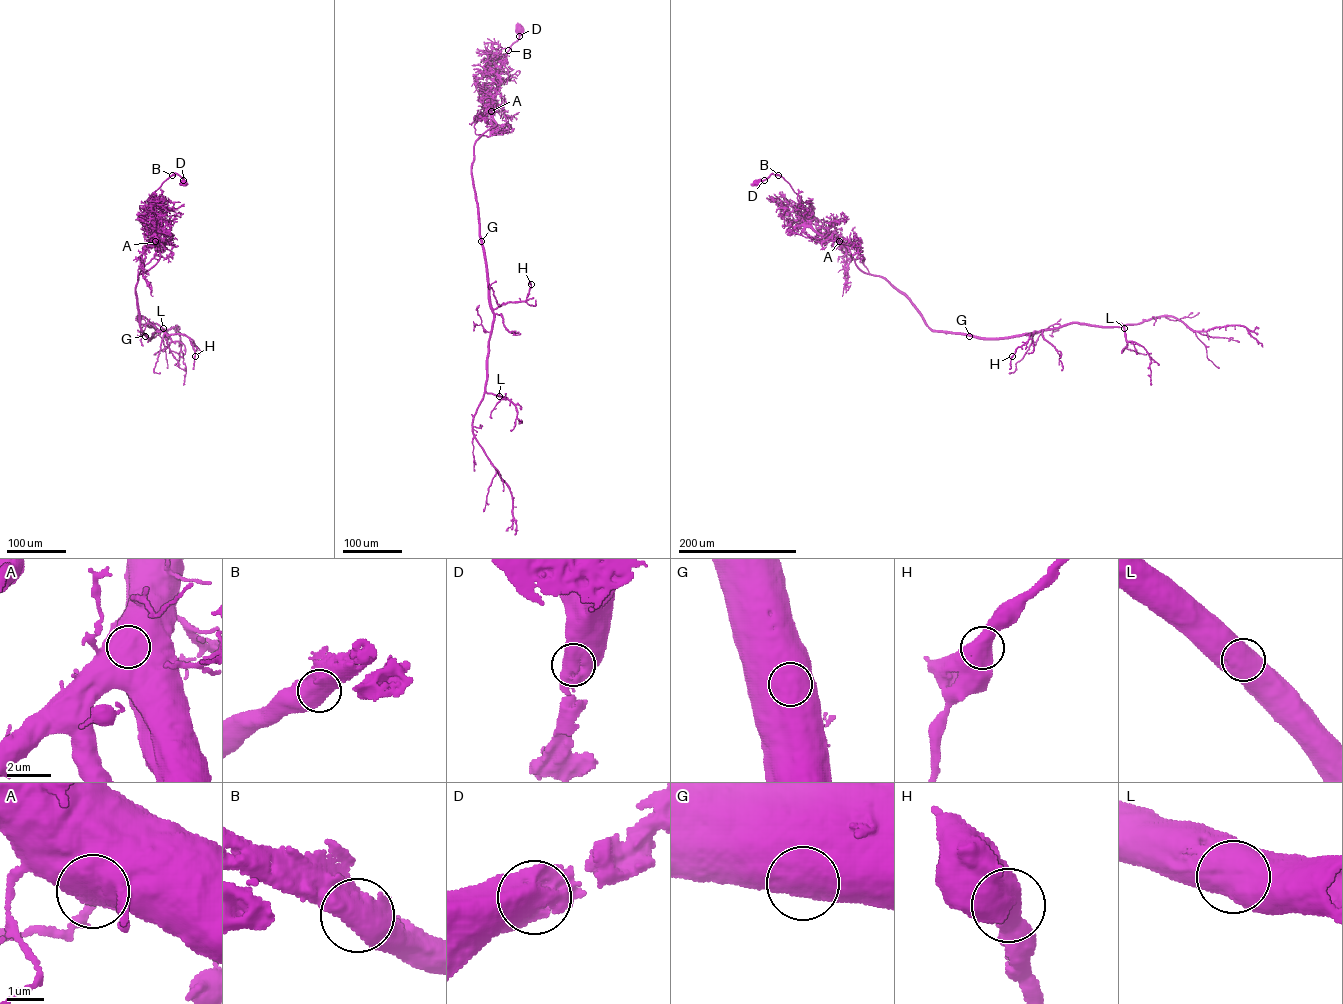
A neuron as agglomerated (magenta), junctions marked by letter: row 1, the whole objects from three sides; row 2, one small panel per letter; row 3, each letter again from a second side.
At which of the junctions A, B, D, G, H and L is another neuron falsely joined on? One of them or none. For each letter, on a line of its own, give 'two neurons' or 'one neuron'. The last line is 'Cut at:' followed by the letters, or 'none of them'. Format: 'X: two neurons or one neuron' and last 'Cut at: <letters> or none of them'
A: one neuron
B: one neuron
D: one neuron
G: one neuron
H: one neuron
L: one neuron
Cut at: none of them

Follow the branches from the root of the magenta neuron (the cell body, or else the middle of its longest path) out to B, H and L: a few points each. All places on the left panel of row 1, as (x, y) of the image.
B: (184, 183), (177, 173), (172, 175)
H: (184, 183), (174, 173), (148, 199), (160, 258), (138, 276), (136, 297), (142, 331), (185, 334), (195, 356)
L: (184, 183), (174, 173), (148, 199), (160, 258), (138, 276), (136, 306), (148, 337), (152, 323), (163, 328)

